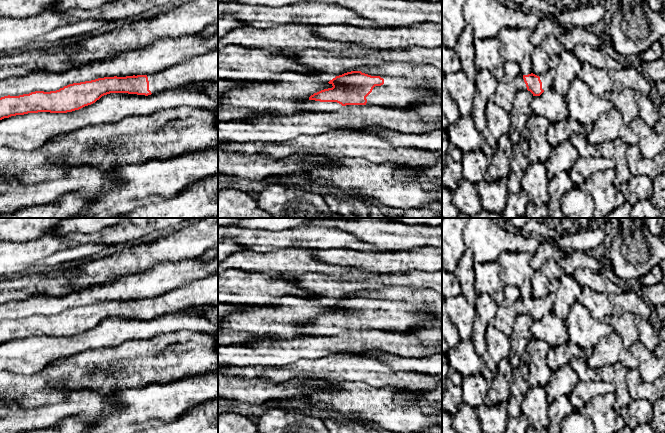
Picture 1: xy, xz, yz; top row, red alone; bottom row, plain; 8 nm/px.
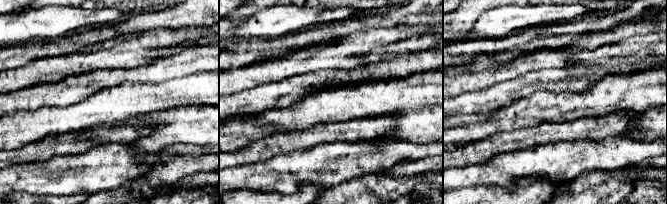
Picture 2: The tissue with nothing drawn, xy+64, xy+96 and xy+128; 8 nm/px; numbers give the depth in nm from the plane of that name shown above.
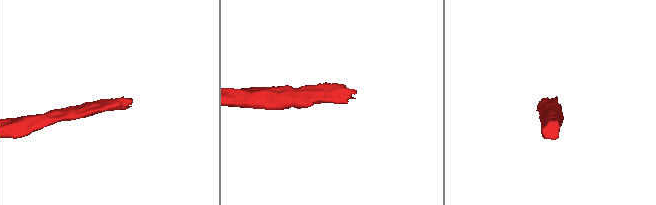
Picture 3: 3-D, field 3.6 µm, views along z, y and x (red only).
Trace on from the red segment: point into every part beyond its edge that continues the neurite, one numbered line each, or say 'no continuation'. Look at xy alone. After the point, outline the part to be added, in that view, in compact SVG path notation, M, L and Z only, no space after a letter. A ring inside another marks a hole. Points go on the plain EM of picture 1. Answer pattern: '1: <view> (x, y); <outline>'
1: xy (204, 292); M218 273L148 298L147 301L152 318L193 307L218 308Z

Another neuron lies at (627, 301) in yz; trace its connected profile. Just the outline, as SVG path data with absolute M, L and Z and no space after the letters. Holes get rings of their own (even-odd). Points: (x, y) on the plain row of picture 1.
M633 286L628 290L622 290L620 293L609 294L608 299L613 315L632 313L645 319L650 318L652 306Z

